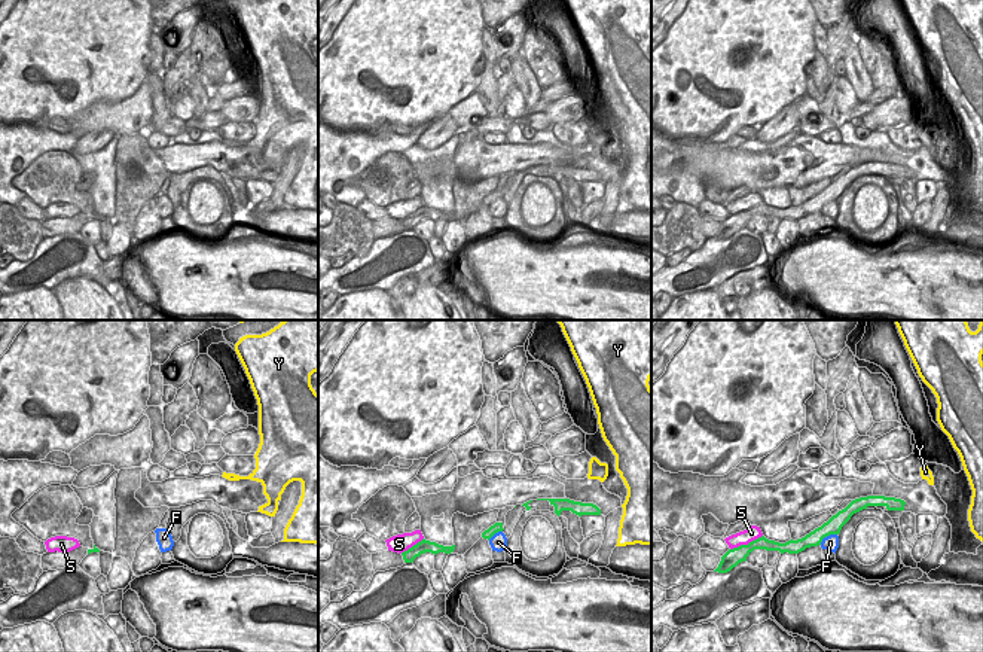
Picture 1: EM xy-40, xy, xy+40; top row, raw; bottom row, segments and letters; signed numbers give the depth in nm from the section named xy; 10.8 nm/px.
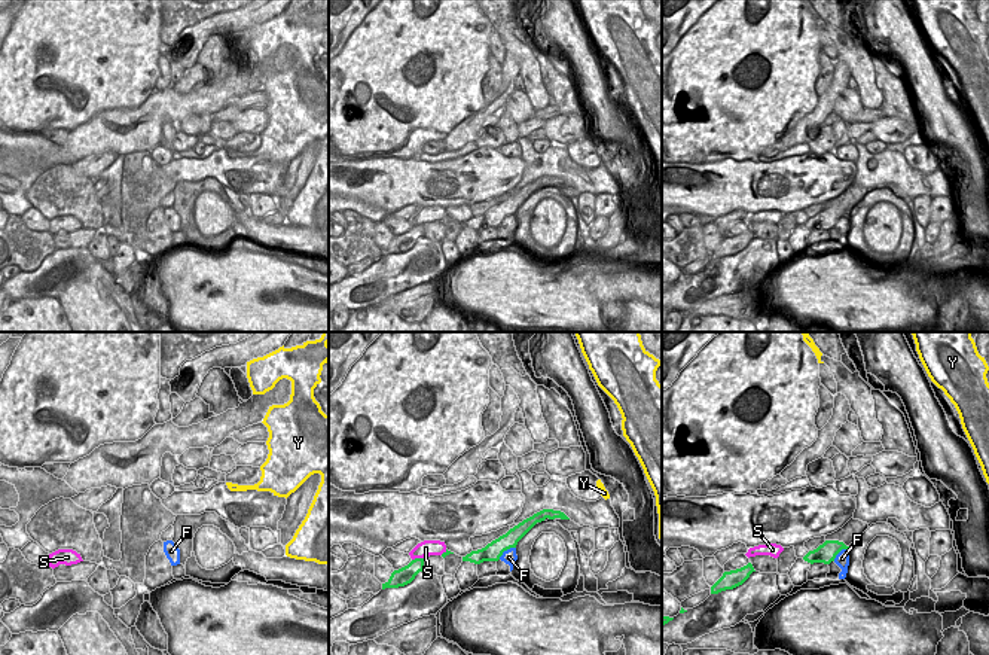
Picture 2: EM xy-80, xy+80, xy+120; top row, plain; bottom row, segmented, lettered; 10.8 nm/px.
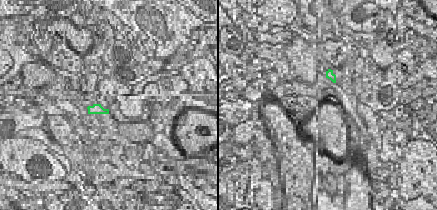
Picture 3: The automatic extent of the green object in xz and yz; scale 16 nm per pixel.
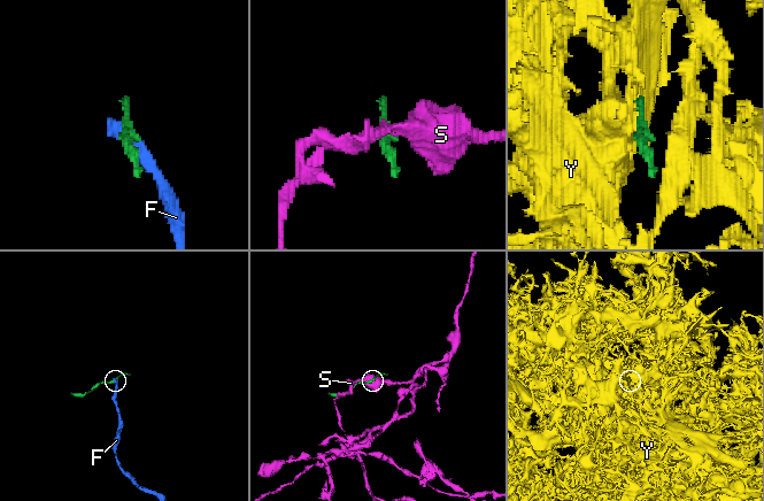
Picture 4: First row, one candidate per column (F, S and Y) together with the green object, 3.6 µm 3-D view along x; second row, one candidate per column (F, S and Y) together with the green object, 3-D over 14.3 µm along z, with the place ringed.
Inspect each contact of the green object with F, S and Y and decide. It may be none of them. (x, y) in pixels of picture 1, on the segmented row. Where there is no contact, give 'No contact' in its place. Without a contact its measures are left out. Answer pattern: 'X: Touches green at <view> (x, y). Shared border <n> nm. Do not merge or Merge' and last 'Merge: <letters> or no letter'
F: Touches green at xy+40 (827, 535). Shared border 220 nm. Do not merge
S: Touches green at xy+40 (745, 545). Shared border 380 nm. Do not merge
Y: No contact. Do not merge
Merge: no letter.

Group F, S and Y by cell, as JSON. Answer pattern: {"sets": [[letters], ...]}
{"sets": [["F"], ["S"], ["Y"]]}

